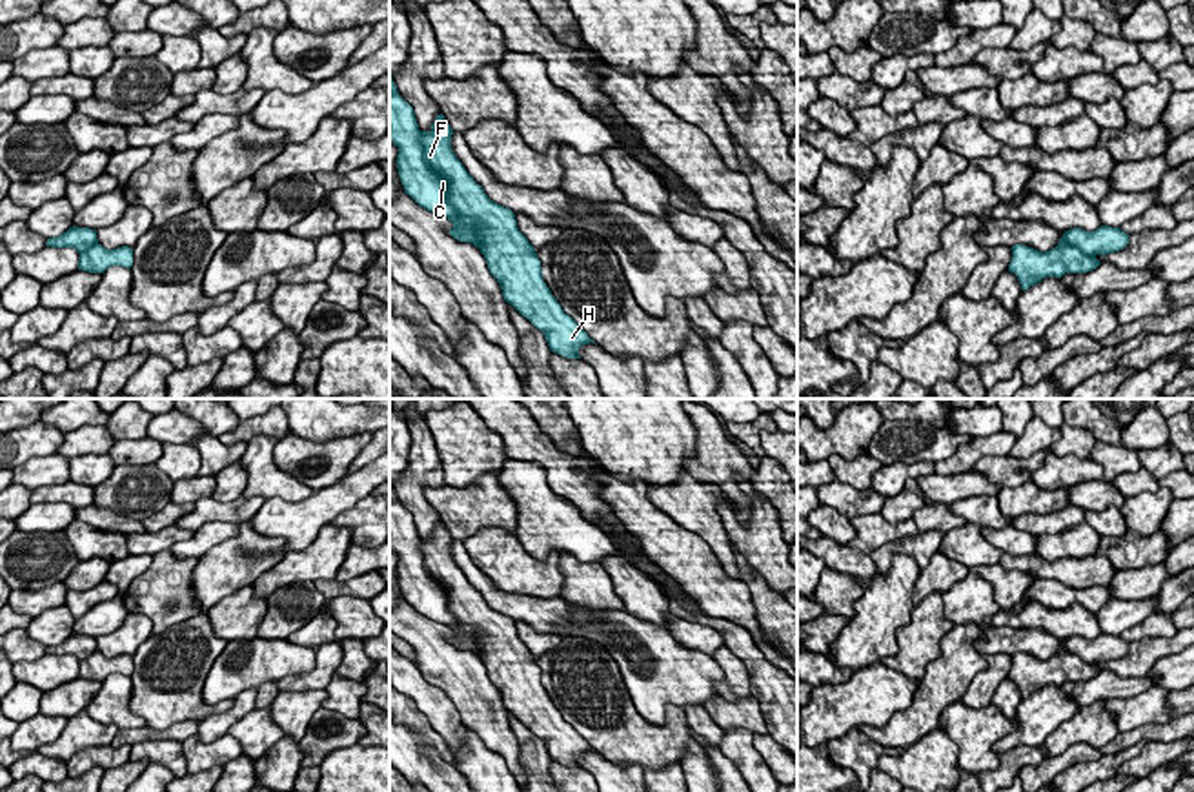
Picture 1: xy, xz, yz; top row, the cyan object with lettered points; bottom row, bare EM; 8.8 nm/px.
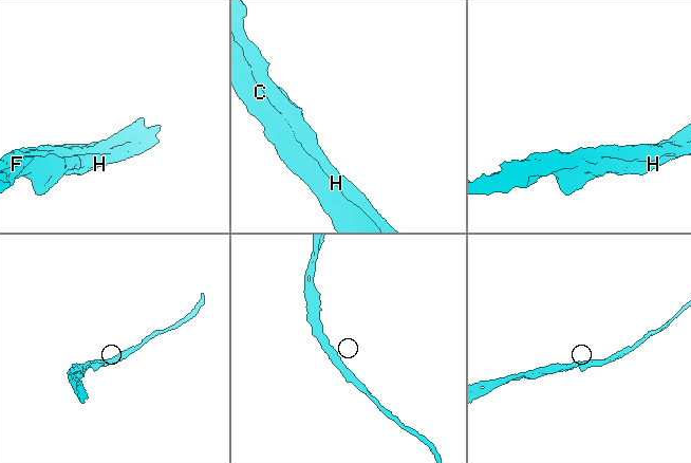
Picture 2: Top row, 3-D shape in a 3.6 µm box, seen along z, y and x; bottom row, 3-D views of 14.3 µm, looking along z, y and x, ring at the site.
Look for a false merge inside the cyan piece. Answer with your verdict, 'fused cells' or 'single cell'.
fused cells

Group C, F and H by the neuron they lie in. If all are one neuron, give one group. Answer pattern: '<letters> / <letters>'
C / F H

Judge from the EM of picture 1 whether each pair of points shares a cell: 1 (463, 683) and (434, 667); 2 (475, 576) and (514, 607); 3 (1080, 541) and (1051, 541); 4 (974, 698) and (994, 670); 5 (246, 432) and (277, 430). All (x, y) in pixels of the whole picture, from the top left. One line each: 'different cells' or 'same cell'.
1: same cell
2: same cell
3: same cell
4: same cell
5: same cell

